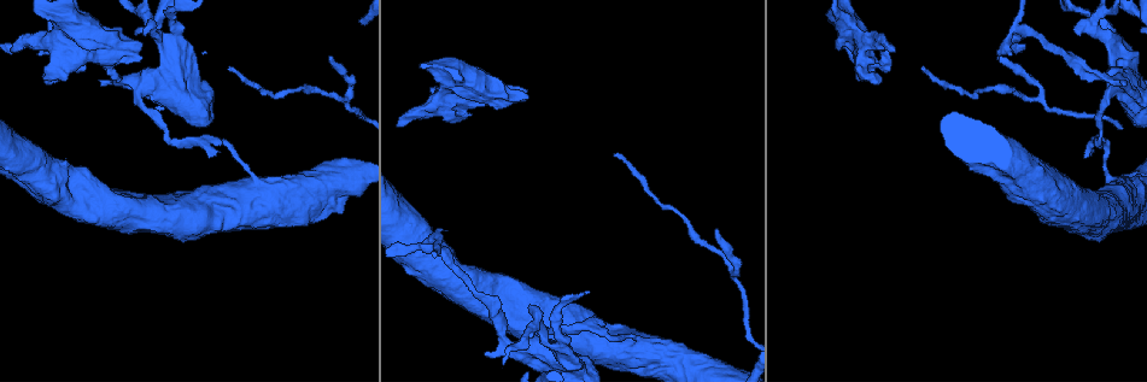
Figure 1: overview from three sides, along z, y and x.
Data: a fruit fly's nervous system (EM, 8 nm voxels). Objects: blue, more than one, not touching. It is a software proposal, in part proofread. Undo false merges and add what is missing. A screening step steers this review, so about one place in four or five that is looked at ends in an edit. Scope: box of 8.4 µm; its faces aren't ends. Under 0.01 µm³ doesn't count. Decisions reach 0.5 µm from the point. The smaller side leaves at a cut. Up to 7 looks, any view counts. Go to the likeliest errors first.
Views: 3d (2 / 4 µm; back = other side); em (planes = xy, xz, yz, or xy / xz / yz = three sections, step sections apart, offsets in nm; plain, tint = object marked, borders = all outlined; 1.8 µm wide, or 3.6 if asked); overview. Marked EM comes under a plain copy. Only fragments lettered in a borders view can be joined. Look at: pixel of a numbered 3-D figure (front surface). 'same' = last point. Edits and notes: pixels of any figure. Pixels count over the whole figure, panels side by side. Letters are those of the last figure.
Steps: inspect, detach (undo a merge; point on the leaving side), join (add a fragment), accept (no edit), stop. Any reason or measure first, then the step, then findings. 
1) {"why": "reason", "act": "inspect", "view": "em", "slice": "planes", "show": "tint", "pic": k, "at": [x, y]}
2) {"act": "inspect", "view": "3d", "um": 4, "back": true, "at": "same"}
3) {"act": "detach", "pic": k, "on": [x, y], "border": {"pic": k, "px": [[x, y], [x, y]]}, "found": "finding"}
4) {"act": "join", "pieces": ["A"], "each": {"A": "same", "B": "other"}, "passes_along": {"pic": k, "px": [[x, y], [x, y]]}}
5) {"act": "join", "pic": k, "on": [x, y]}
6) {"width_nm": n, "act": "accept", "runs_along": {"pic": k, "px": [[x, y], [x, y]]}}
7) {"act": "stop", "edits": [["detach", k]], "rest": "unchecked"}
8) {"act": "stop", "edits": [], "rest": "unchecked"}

{"why": "branch point", "act": "inspect", "view": "3d", "um": 4, "pic": 1, "at": [1016, 38]}

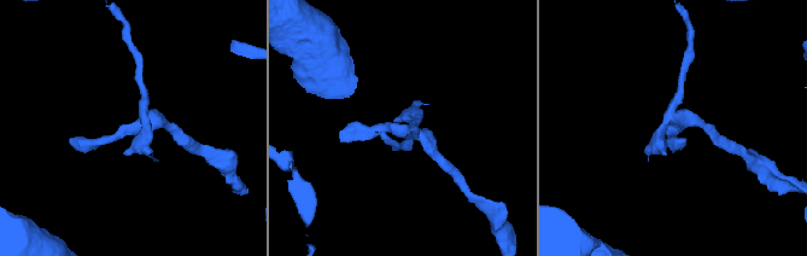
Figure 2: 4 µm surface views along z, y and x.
{"act": "inspect", "view": "em", "slice": "planes", "show": "borders", "pic": 2, "at": [673, 125]}

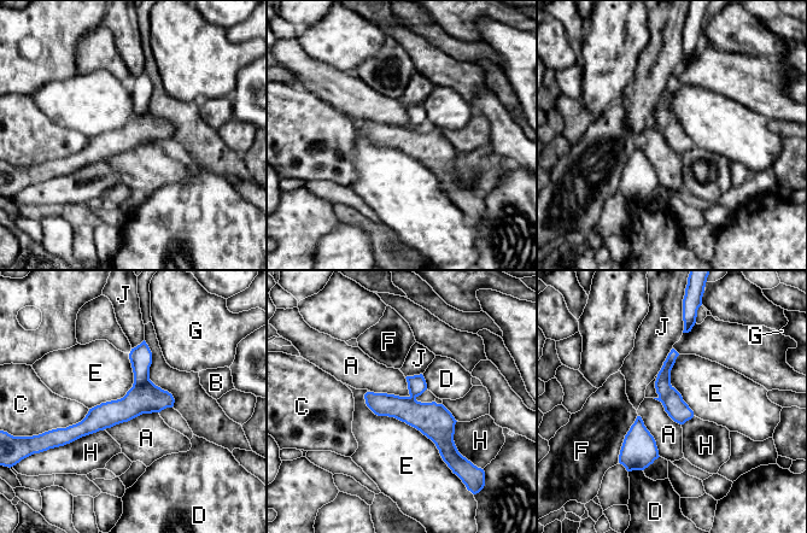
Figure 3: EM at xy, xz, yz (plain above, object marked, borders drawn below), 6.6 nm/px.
{"act": "accept", "each": {"A": "other", "B": "other", "C": "other", "D": "other", "E": "other", "F": "other", "G": "other", "H": "other", "J": "other"}, "border": {"pic": 3, "px": [[370, 391], [410, 396]]}, "found": "one cell here"}

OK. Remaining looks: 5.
{"act": "inspect", "view": "3d", "um": 4, "back": true, "pic": 1, "at": [139, 62]}

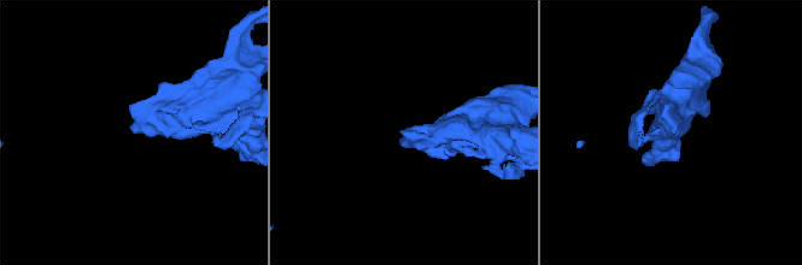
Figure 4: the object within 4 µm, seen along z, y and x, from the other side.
{"act": "inspect", "view": "em", "slice": "planes", "show": "borders", "pic": 4, "at": [672, 132]}

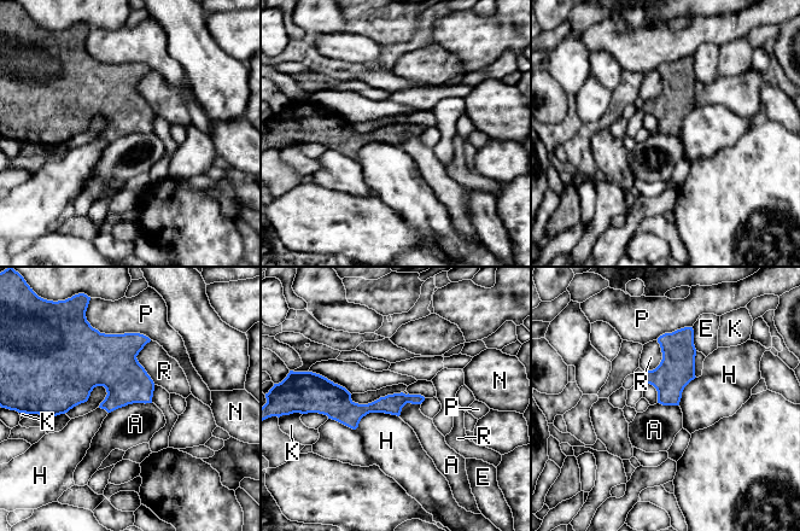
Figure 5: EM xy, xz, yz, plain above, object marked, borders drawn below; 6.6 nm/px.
{"act": "accept", "each": {"A": "other", "E": "other", "H": "other", "K": "other", "N": "other", "P": "other", "R": "other"}, "found": "no lettered fragment goes on from it"}

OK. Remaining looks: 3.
{"why": "branch stops here", "act": "inspect", "view": "em", "slice": "yz", "step": 8, "show": "tint", "pic": 1, "at": [717, 231]}

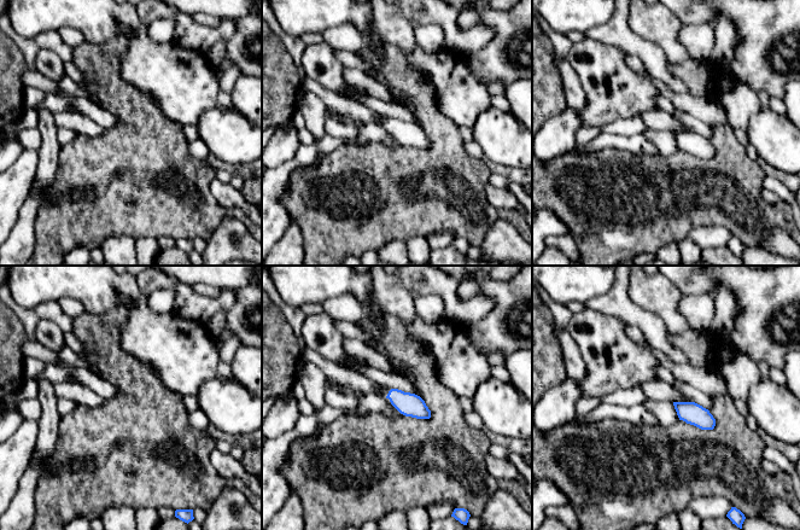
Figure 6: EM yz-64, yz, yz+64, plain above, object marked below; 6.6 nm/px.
{"act": "inspect", "view": "em", "slice": "planes", "show": "borders", "at": "same"}

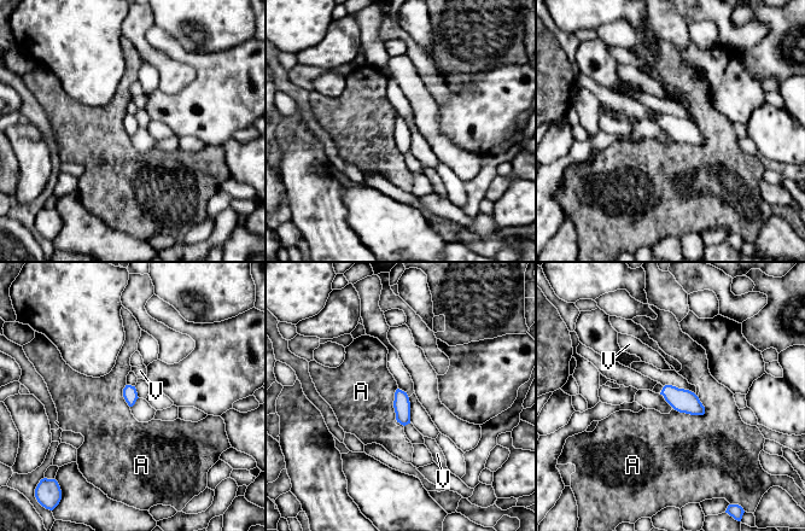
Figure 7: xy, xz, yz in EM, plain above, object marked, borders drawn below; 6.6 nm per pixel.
{"width_nm": 100, "act": "accept", "each": {"A": "other", "V": "other"}, "border": {"pic": 7, "px": [[672, 407], [690, 414], [705, 413]]}, "found": "none of them fits"}

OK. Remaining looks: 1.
{"act": "stop", "edits": [], "rest": "unchecked"}

